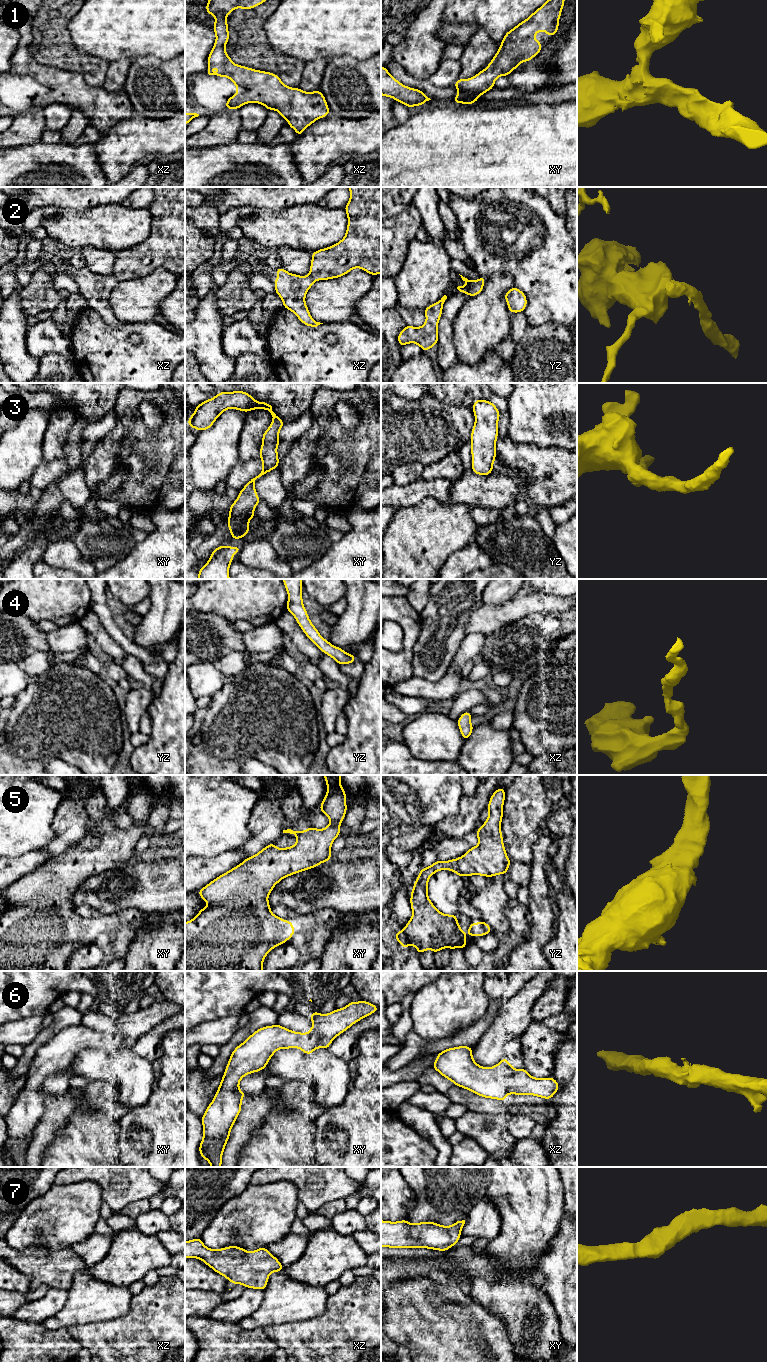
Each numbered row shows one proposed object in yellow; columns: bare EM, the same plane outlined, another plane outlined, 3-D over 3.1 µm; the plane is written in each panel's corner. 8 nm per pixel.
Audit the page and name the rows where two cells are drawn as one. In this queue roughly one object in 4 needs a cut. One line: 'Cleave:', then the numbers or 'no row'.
Cleave: 2

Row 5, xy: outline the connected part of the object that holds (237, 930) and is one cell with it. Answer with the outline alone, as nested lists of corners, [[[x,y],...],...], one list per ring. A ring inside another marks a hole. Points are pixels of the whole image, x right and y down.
[[[341,775],[323,776],[327,784],[327,793],[319,810],[329,818],[330,824],[326,828],[308,827],[305,831],[283,830],[283,833],[294,834],[297,837],[293,846],[278,848],[272,842],[256,855],[246,858],[198,890],[198,895],[209,905],[203,907],[192,920],[185,922],[185,971],[263,971],[263,961],[267,954],[275,947],[285,944],[295,934],[291,921],[279,918],[271,912],[268,896],[283,878],[331,860],[332,843],[340,836],[340,825],[347,812],[346,792],[340,783]]]

